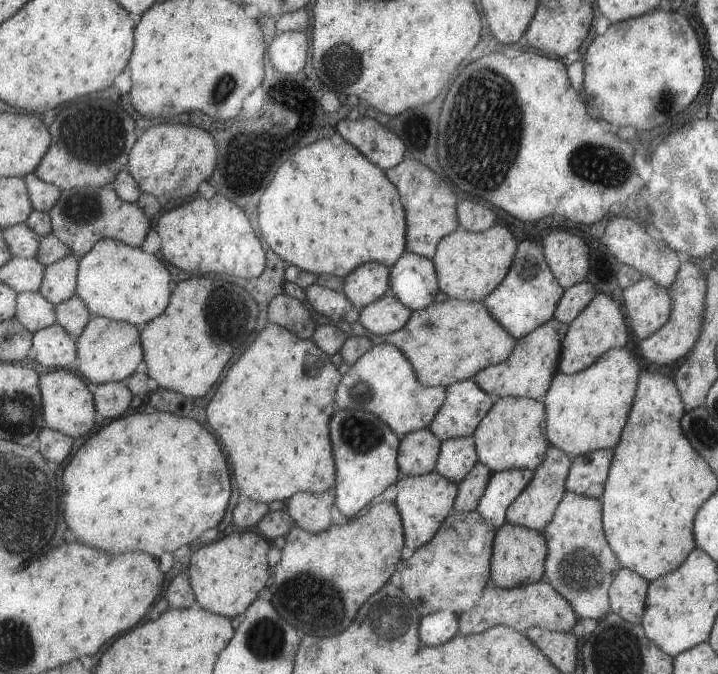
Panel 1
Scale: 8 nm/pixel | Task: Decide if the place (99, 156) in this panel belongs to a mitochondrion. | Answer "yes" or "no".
yes

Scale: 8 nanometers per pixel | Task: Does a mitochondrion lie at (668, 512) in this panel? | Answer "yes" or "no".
no

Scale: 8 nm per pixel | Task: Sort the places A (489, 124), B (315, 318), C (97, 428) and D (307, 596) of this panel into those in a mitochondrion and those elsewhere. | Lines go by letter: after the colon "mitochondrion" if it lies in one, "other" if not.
A: mitochondrion
B: other
C: other
D: mitochondrion

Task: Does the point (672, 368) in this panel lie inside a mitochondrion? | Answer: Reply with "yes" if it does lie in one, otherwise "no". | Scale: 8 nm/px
no

